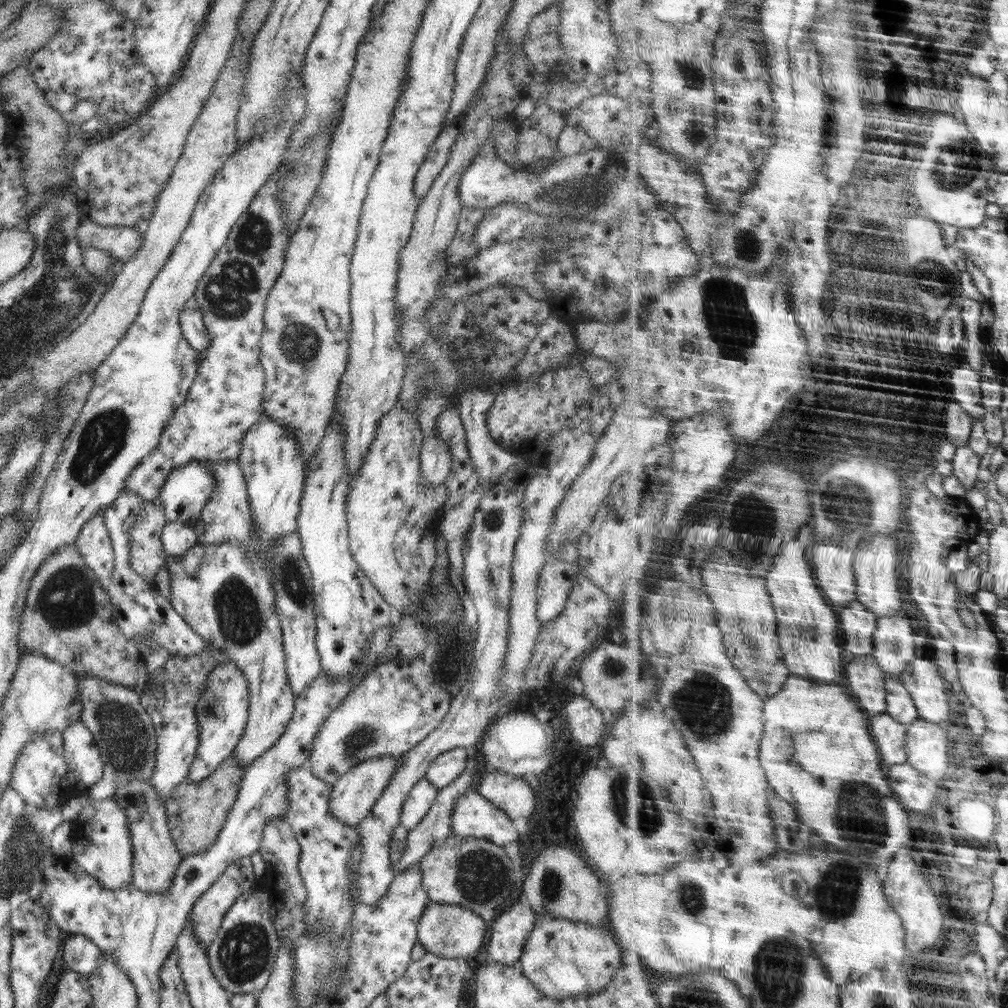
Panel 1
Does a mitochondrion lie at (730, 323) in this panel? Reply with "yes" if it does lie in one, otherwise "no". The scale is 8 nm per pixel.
yes

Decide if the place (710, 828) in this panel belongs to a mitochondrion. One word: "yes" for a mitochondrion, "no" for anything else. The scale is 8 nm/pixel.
no

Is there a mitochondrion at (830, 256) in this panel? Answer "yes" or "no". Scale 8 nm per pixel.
no

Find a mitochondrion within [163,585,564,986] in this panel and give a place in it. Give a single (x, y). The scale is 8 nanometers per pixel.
(480, 875)

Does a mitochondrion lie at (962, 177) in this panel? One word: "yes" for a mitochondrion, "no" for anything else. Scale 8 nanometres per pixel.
yes

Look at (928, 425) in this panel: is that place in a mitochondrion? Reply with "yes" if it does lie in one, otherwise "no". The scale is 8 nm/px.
yes

